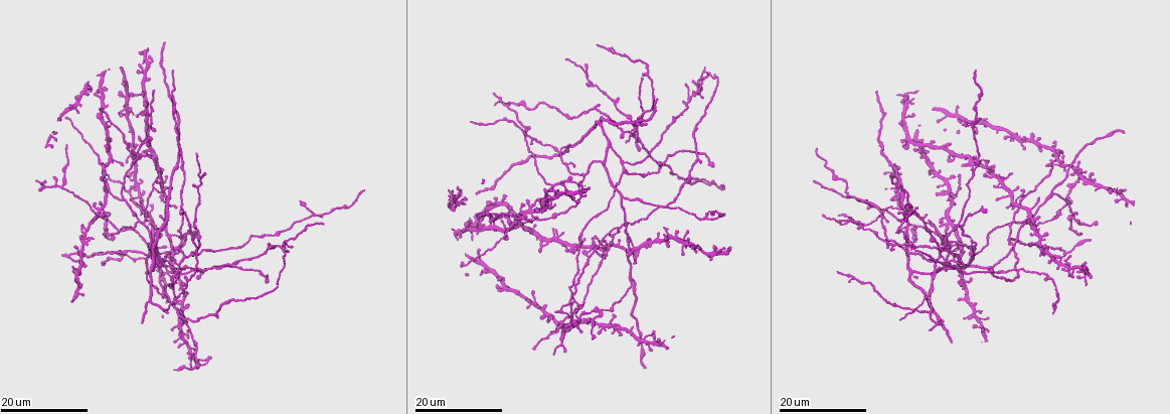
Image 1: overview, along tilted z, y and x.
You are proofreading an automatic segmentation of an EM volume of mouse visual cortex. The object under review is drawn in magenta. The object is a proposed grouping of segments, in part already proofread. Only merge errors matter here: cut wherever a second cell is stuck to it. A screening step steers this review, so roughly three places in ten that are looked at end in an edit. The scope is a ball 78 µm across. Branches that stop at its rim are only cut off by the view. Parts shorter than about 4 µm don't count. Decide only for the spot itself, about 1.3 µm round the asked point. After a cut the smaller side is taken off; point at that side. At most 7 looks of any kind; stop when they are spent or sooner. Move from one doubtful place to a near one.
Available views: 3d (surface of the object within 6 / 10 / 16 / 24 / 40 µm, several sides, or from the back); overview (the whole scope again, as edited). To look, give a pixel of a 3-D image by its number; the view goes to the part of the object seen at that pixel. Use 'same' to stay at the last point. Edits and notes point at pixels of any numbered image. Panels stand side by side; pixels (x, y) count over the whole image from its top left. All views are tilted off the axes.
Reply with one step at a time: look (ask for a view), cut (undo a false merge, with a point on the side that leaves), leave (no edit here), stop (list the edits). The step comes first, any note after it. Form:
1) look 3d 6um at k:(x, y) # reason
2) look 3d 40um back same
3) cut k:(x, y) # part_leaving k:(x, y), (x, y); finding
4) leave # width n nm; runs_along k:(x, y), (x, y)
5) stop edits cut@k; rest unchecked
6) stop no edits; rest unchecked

look 3d 16um at 1:(582, 173) # three arms meet

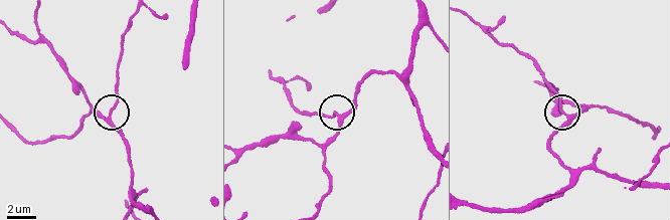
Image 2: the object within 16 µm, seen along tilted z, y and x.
look 3d 6um at 2:(110, 115)

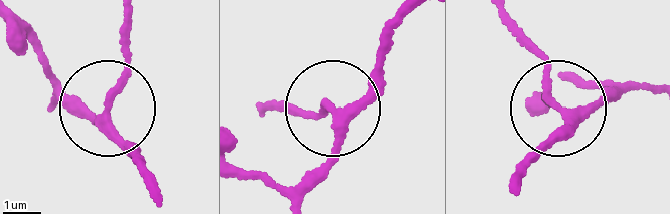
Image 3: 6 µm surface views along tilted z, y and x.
leave # width 220 nm; runs_along 3:(151, 188), (144, 155), (110, 117), (133, 12); one cell here

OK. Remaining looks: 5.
look 3d 24um at 1:(121, 256) # three arms meet

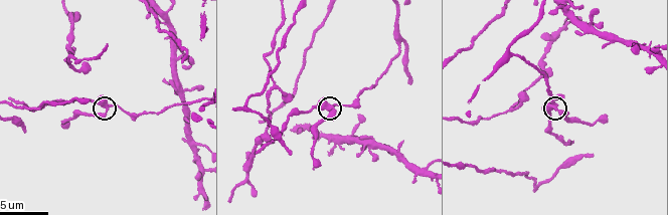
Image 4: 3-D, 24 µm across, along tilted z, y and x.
look 3d 10um at 4:(555, 108)

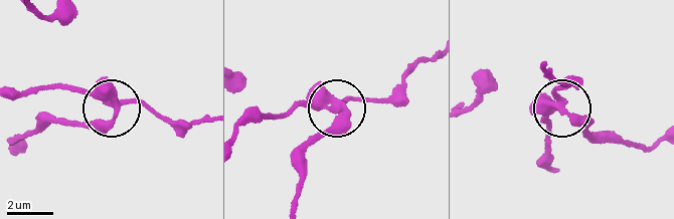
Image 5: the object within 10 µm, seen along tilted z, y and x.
cut 5:(96, 123) # width 320 nm; part_leaving 5:(552, 105), (592, 135), (639, 150), (657, 143); two cells meet here

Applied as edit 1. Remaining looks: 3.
look overview

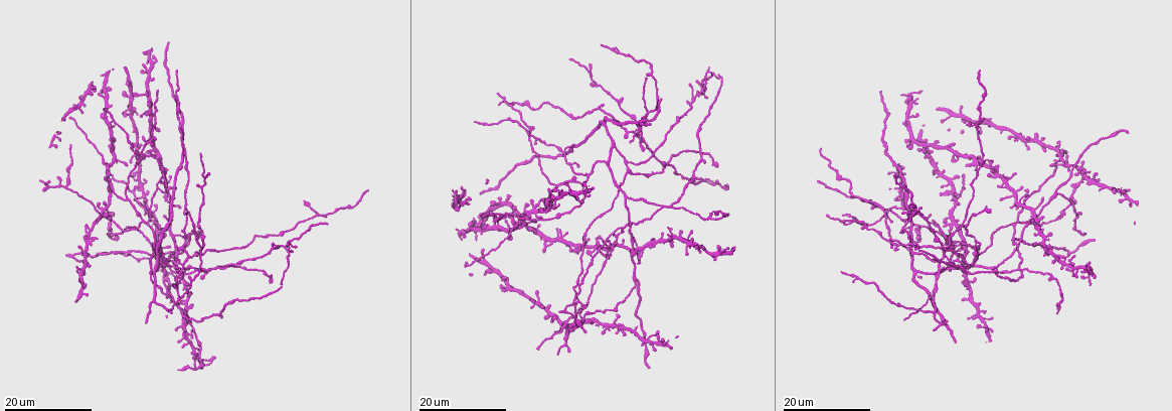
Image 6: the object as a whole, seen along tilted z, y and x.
look 3d 16um at 6:(955, 208) # looks like a crossing

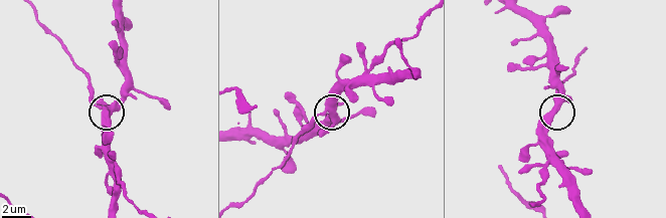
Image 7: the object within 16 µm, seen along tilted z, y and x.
look 3d 6um at 7:(555, 110)

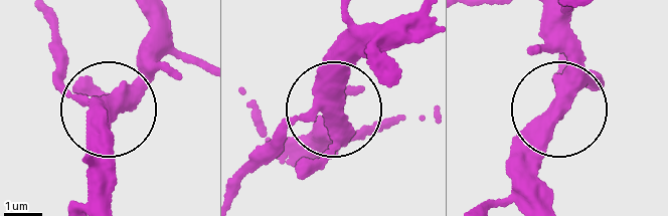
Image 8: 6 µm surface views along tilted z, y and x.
leave # runs_along 8:(114, 201), (109, 111), (60, 85), (50, 46); one cell here

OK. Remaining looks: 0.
stop edits cut@5; rest unchecked

